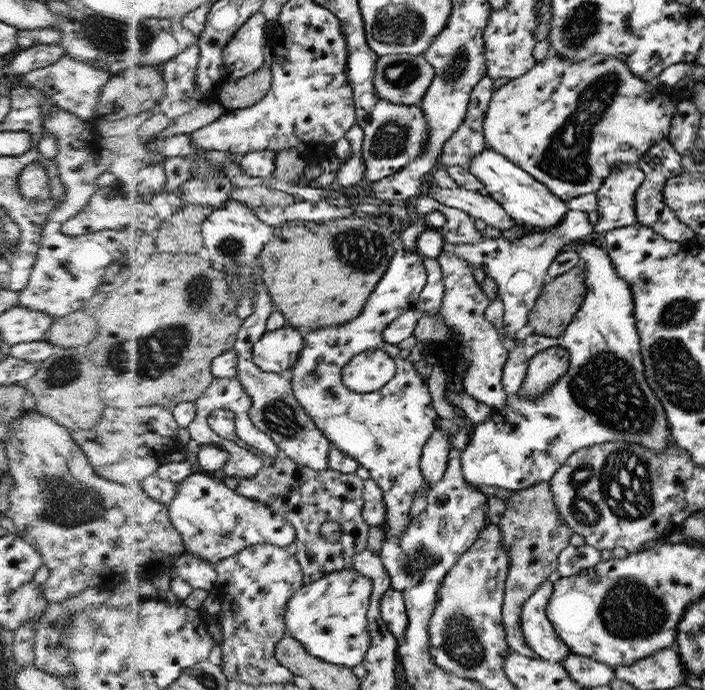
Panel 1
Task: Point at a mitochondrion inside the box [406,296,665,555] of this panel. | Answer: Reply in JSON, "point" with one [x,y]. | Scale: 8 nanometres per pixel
{"point":[605,387]}

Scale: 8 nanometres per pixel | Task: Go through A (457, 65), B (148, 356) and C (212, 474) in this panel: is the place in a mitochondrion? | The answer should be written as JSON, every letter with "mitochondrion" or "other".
{"A":"mitochondrion","B":"mitochondrion","C":"other"}

